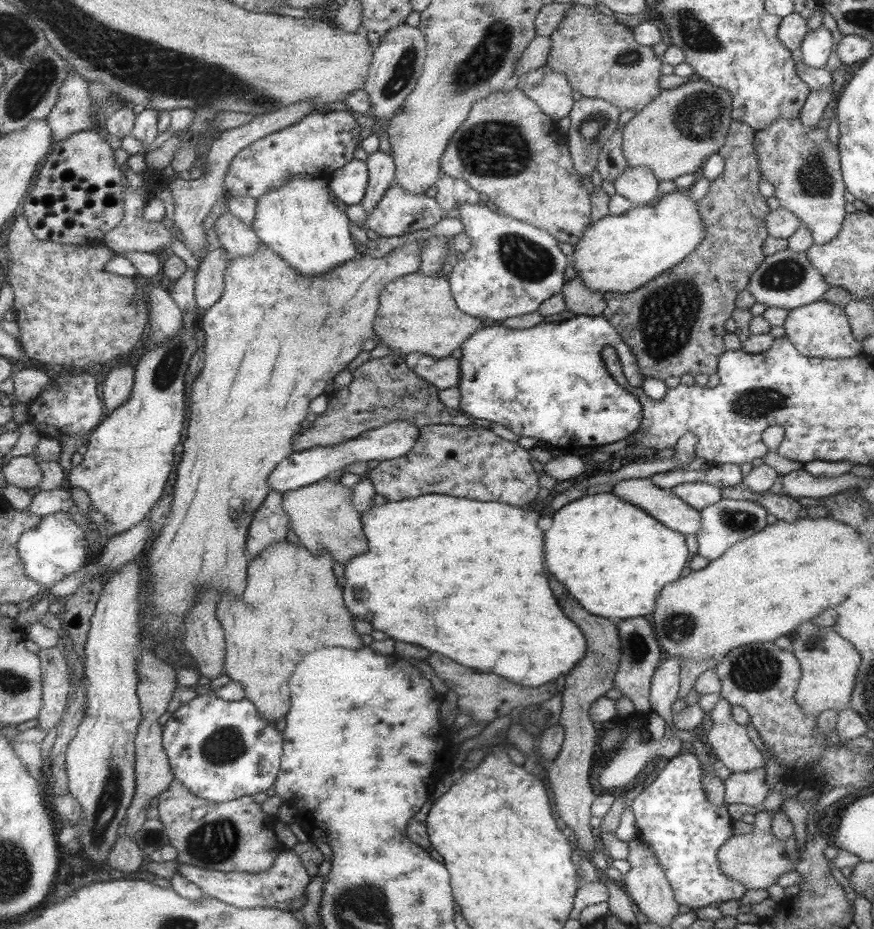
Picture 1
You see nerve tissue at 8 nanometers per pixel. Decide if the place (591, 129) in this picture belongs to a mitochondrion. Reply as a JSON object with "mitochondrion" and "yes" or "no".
{"mitochondrion":"yes"}

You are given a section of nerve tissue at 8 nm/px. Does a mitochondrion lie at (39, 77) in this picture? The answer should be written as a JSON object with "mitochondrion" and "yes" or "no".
{"mitochondrion":"yes"}

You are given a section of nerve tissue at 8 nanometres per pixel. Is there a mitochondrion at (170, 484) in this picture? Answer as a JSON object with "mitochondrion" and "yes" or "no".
{"mitochondrion":"no"}

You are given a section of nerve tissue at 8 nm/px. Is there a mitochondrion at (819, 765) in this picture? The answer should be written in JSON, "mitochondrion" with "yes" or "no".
{"mitochondrion":"no"}

